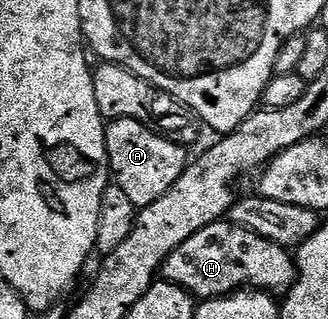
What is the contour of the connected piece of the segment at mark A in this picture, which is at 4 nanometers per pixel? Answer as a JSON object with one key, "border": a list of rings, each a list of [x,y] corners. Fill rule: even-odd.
{"border":[[[118,119],[107,122],[106,151],[108,152],[108,168],[114,183],[126,191],[130,203],[143,207],[154,203],[154,199],[162,199],[170,187],[178,183],[184,170],[190,164],[190,156],[181,142],[155,129],[148,129],[134,119]]]}

